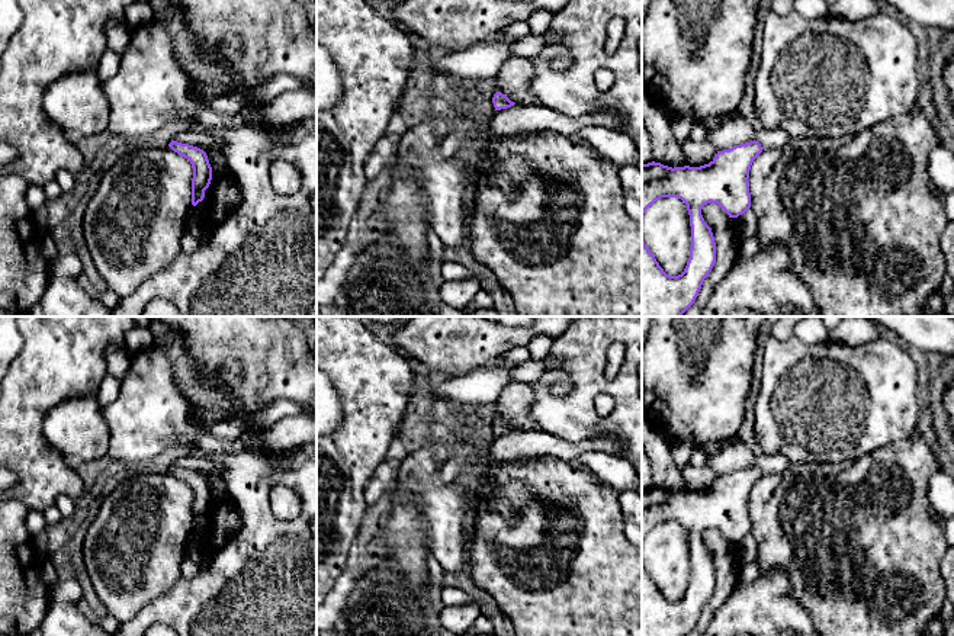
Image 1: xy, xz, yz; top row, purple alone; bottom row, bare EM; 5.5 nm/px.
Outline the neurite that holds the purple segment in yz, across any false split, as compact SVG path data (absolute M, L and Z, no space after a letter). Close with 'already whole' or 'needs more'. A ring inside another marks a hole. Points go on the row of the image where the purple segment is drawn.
M751 141L746 144L735 145L729 150L717 151L714 158L700 167L668 167L661 163L642 164L642 216L645 211L653 205L661 197L678 197L687 205L691 227L691 248L690 258L684 272L678 276L669 276L656 261L655 256L646 247L642 238L642 317L681 317L696 301L704 279L712 272L716 263L716 242L712 228L704 222L701 209L707 203L717 203L729 218L738 218L751 208L751 193L749 193L749 170L754 160L762 152L762 147L758 141Z; already whole

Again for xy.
M173 141L168 147L179 155L187 158L193 168L192 179L192 205L196 206L205 197L205 190L209 187L212 180L212 167L209 164L208 155L203 150Z; already whole

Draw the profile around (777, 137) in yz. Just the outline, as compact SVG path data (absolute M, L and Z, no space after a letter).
M772 128L758 131L755 141L758 141L762 148L781 150L790 141L790 136L783 128Z

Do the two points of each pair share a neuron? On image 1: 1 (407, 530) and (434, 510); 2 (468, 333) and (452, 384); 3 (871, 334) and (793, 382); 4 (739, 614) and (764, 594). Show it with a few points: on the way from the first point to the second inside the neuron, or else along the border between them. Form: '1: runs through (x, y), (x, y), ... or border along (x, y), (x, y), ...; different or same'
1: border along (414, 492), (417, 507), (426, 520), (430, 549); different
2: border along (481, 369), (437, 381); different
3: border along (828, 337), (850, 346), (860, 346), (880, 339); different
4: runs through (745, 612), (758, 600); same

